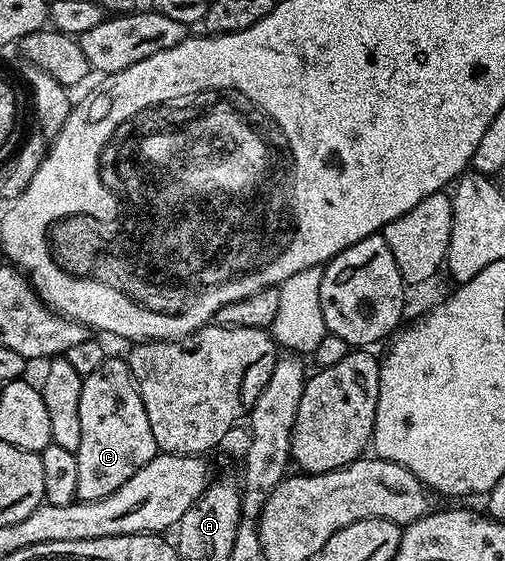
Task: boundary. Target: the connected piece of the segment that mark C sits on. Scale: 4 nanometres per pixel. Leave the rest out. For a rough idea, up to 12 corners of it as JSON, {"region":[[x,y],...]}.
{"region":[[127,358],[84,376],[77,500],[158,454]]}

